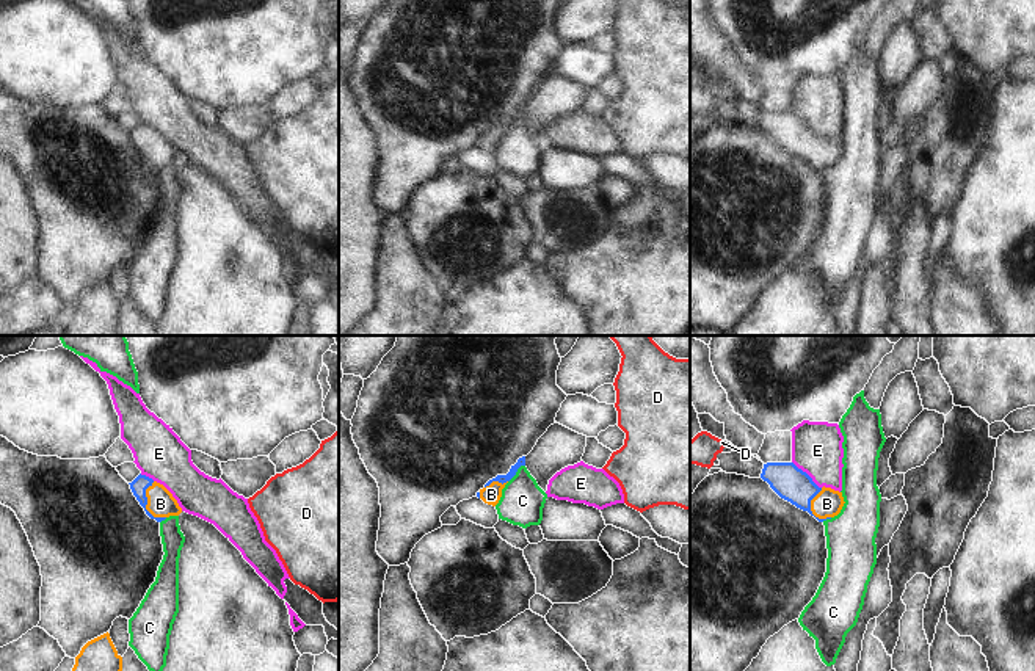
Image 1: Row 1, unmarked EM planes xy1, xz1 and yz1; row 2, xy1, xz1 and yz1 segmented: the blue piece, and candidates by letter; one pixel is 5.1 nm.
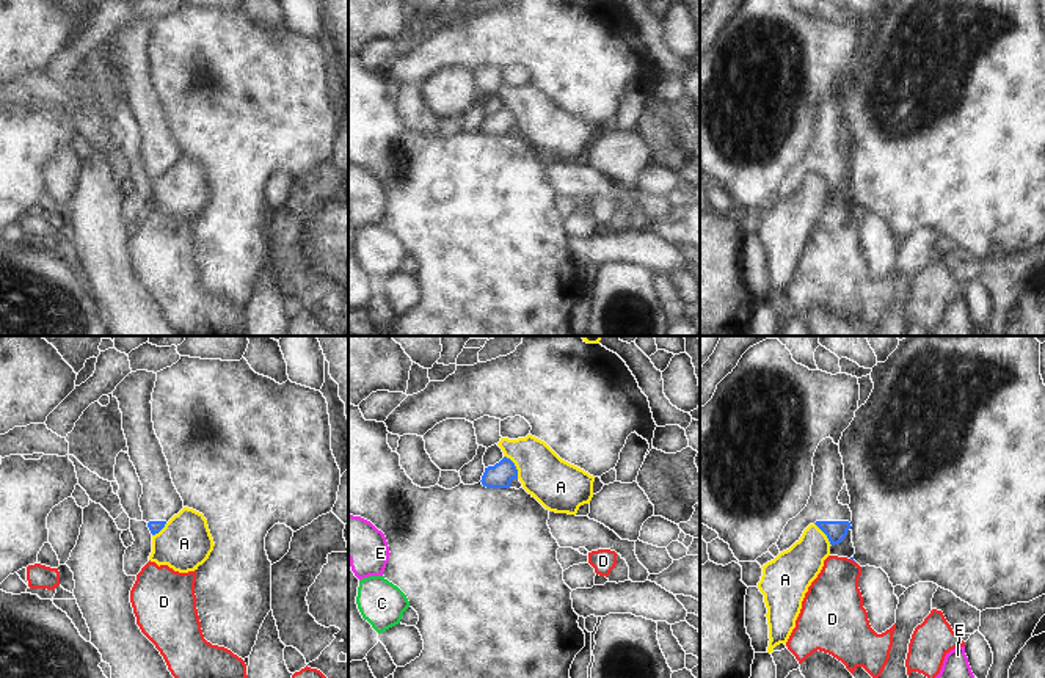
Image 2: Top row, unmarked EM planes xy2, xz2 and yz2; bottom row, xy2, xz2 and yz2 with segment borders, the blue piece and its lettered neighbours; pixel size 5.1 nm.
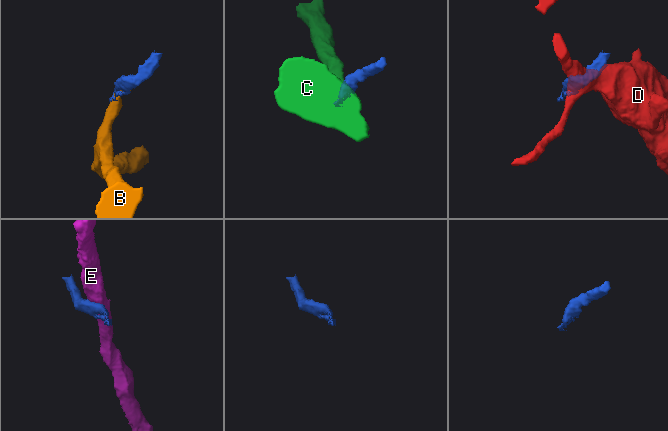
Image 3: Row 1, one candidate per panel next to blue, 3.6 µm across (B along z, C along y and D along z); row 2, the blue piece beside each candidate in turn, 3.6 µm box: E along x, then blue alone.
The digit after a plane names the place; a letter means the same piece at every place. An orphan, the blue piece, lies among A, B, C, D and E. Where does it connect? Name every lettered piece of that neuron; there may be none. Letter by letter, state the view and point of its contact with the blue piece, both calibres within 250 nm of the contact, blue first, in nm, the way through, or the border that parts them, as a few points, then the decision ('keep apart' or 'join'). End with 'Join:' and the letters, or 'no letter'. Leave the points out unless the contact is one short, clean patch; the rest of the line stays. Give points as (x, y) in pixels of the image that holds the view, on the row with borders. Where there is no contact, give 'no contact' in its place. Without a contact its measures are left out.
A: contact xz2 (515, 466); calibres 130 and 260 nm; border xz2 (504, 455), (513, 463), (518, 477); keep apart
B: contact xy1 (146, 504); calibres 90 and 140 nm; join
C: contact xz1 (516, 471); calibres 50 and 220 nm; border xz1 (524, 464), (508, 482); keep apart
D: contact yz2 (852, 559); calibres 20 and 300 nm; border yz2 (849, 559), (854, 562); keep apart
E: contact yz1 (806, 474); calibres 180 and 260 nm; border yz1 (792, 461), (820, 488); keep apart
Join: B

